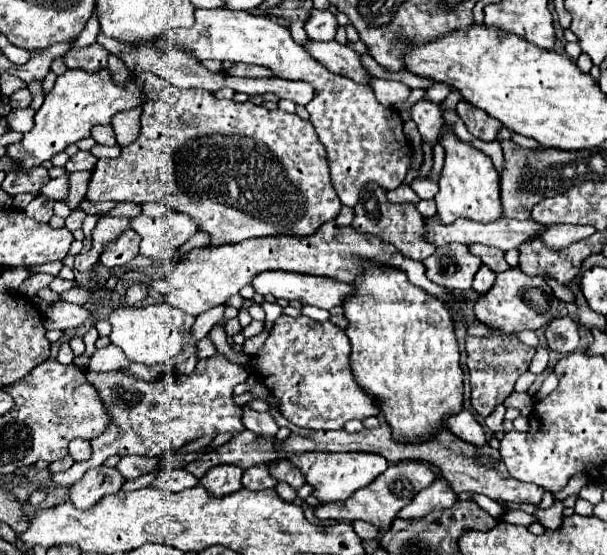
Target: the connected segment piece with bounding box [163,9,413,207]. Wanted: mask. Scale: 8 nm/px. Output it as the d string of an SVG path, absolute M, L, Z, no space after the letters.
M197 9L193 27L167 31L163 37L173 45L181 45L183 49L193 51L199 61L229 59L233 63L255 63L271 69L275 77L313 85L315 97L307 103L307 111L321 143L327 149L333 187L343 205L355 207L359 191L367 183L377 183L385 191L397 189L405 175L411 171L413 153L403 132L401 115L395 109L381 105L369 85L361 85L347 79L345 75L327 71L321 63L311 59L301 45L293 41L289 29L269 21L269 17L251 15L247 11Z

